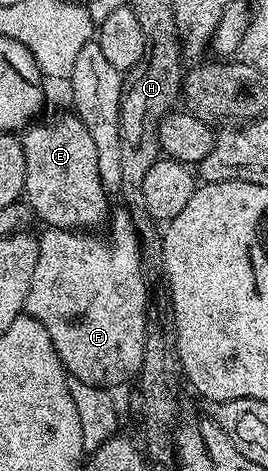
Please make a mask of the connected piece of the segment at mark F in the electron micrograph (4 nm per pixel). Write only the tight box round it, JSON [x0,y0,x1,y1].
[24,207,152,390]

